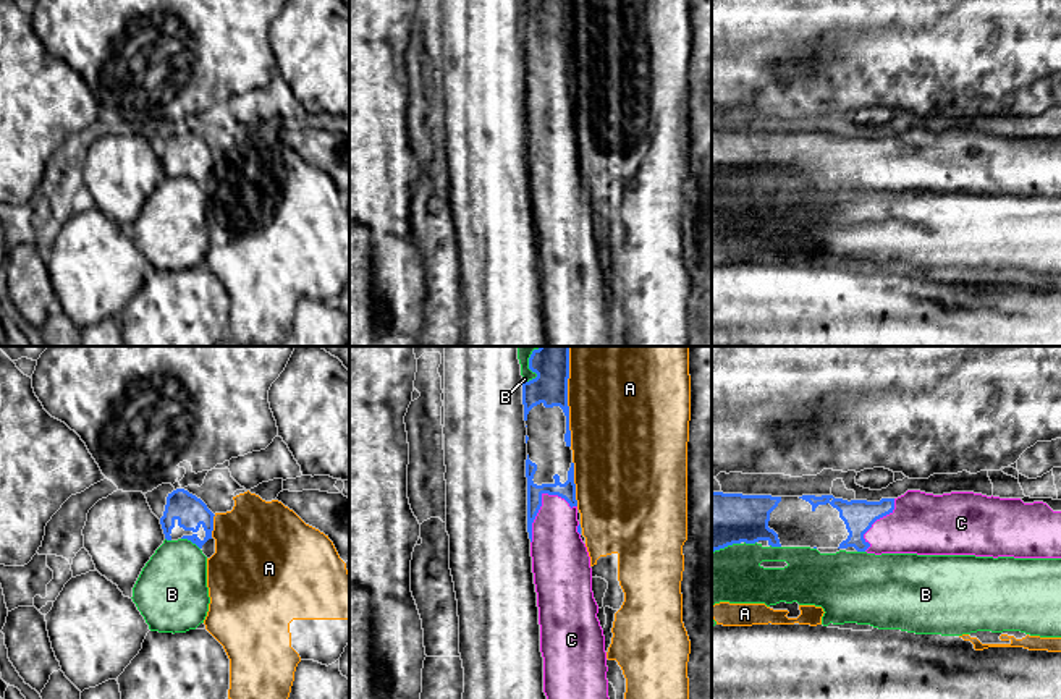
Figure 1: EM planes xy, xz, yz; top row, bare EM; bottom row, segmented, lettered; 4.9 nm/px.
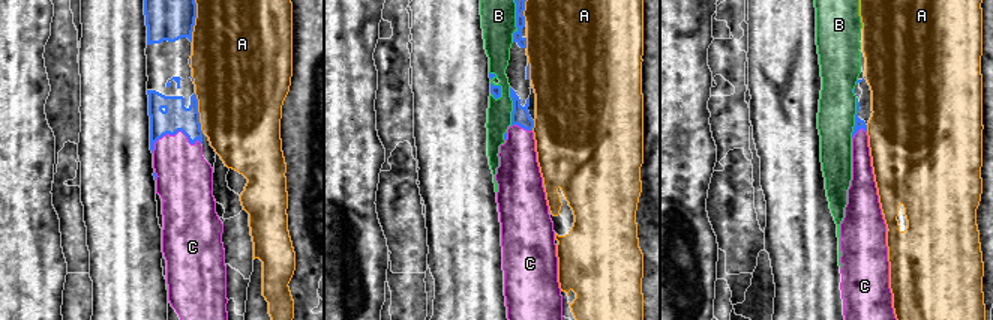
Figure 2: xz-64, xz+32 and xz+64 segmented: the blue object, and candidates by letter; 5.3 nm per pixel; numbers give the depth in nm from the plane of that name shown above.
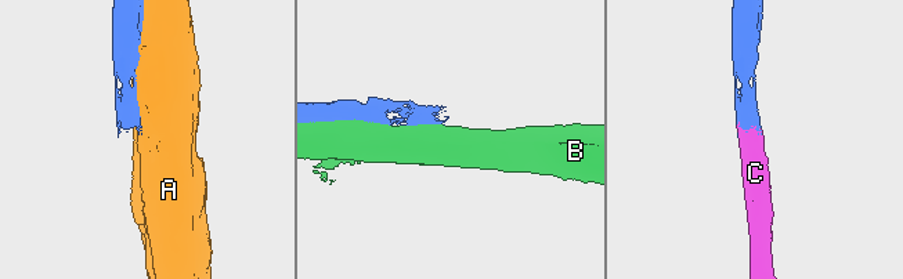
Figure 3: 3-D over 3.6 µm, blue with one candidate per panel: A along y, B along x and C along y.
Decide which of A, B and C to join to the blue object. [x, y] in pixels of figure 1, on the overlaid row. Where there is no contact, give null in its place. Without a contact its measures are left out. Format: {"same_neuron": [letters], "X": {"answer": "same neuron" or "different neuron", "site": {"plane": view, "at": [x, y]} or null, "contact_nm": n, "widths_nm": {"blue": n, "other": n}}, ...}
{"same_neuron": ["C"], "A": {"answer": "different neuron", "site": {"plane": "xz", "at": [566, 397]}, "contact_nm": 500, "widths_nm": {"blue": 180, "other": 500}}, "B": {"answer": "different neuron", "site": {"plane": "xy", "at": [191, 541]}, "contact_nm": 110, "widths_nm": {"blue": 160, "other": 340}}, "C": {"answer": "same neuron", "site": {"plane": "xz", "at": [541, 502]}, "contact_nm": 300, "widths_nm": {"blue": 90, "other": 260}}}

